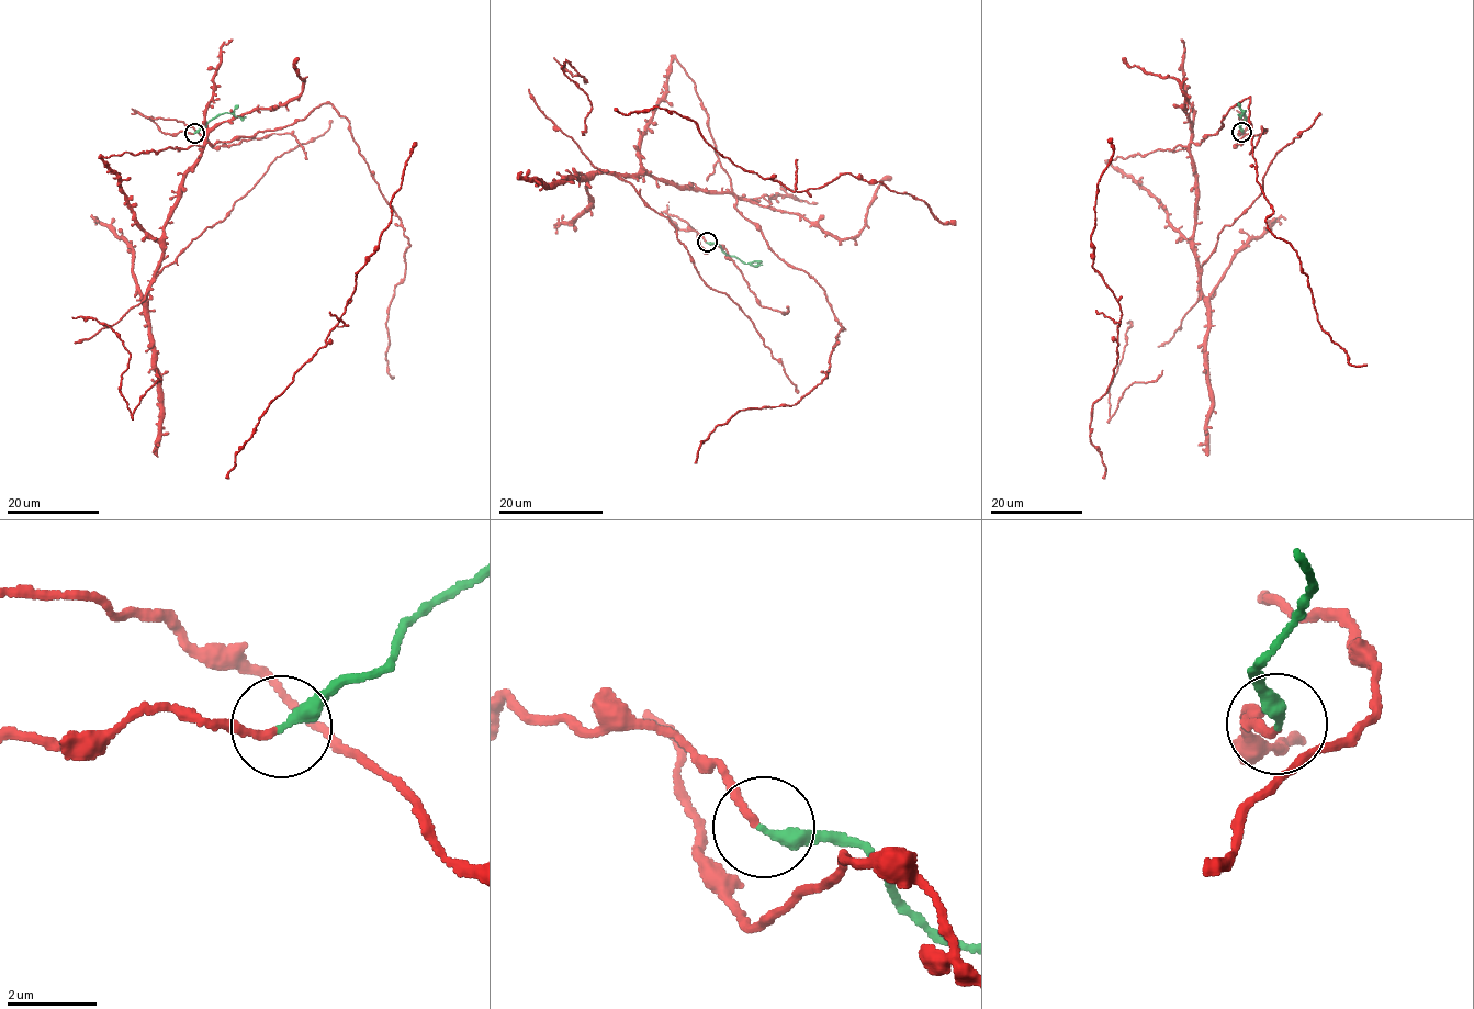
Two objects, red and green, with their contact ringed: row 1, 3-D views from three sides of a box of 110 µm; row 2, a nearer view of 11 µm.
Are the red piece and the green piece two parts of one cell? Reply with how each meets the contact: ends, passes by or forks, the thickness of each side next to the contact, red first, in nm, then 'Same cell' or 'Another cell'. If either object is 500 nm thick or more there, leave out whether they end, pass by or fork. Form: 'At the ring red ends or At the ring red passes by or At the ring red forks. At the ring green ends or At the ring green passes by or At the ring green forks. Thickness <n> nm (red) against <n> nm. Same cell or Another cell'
At the ring red ends. At the ring green ends. Thickness 150 nm (red) against 320 nm. Same cell

